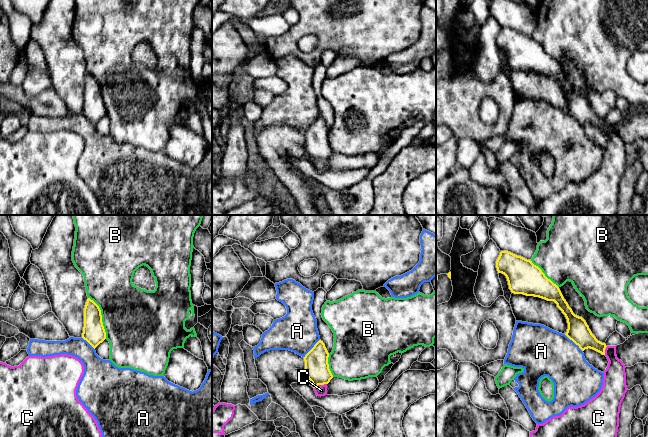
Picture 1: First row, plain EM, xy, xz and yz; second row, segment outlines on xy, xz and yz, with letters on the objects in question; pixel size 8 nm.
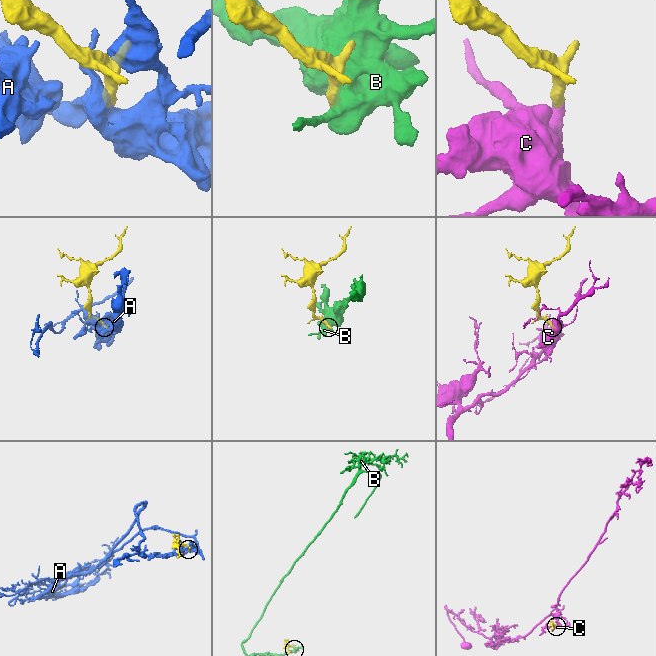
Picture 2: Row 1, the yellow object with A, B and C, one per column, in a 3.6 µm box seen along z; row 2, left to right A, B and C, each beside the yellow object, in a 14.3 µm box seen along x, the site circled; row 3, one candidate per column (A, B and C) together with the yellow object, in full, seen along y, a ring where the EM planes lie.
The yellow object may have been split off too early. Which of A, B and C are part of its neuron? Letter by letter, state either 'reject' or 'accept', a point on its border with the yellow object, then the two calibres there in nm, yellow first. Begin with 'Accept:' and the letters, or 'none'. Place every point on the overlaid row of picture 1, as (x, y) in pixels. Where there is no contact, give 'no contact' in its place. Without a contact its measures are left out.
Accept: C
A: reject | yz (574, 342) | 180/380 nm
B: reject | xy (101, 317) | 180/480 nm
C: accept | xz (320, 384) | 190/100 nm

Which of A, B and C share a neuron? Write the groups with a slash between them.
A / B / C

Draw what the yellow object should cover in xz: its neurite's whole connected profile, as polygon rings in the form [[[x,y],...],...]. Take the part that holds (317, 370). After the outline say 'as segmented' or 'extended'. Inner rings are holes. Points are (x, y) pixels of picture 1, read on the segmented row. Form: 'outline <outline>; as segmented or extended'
outline [[[319,340],[305,355],[305,375],[314,385],[317,396],[327,395],[327,384],[333,378],[328,364],[329,353],[323,341]]]; extended

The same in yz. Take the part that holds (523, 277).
outline [[[501,251],[496,261],[496,268],[498,273],[506,276],[512,293],[554,301],[567,319],[568,329],[565,335],[582,351],[588,348],[593,349],[605,355],[609,361],[606,370],[603,372],[602,388],[595,397],[584,405],[568,407],[560,416],[554,416],[543,424],[537,424],[536,430],[530,432],[530,437],[617,437],[620,407],[628,389],[626,386],[626,367],[617,358],[616,346],[607,346],[596,339],[586,321],[573,313],[559,287],[548,279],[532,261],[508,251]]]; extended

